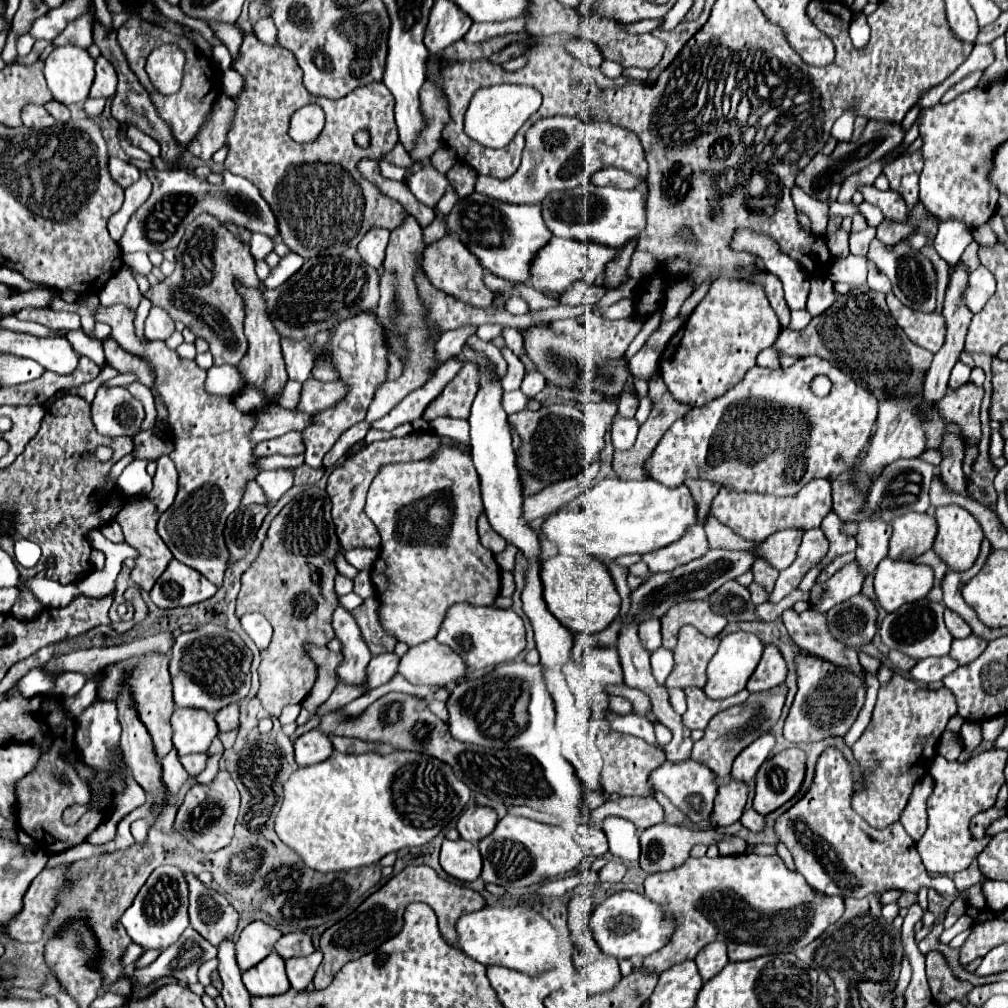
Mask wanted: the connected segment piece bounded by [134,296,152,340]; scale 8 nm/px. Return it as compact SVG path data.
M142 296L140 304L136 310L136 318L134 320L134 325L136 326L136 334L141 340L146 340L144 336L144 323L149 314L152 304L148 299Z

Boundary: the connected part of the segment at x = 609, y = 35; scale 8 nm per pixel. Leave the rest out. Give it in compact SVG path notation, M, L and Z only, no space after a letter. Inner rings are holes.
M608 20L604 24L596 22L594 30L588 30L588 34L596 34L594 38L588 36L592 42L602 46L604 58L618 62L622 68L638 66L644 70L654 68L662 54L664 54L664 42L654 38L652 34L638 34L632 40L624 40L626 34L620 34L618 26L608 26ZM604 32L604 34L602 34ZM604 36L604 38L602 38Z

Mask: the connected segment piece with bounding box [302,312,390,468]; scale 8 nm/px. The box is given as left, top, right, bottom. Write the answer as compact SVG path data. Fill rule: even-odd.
M376 312L356 314L330 330L326 350L316 352L314 362L332 358L332 364L338 370L340 382L344 382L348 386L348 398L344 398L344 402L336 402L336 406L332 406L332 410L322 410L320 414L310 414L310 424L302 430L302 440L304 440L304 448L306 448L304 462L308 466L320 468L324 454L336 444L336 440L342 436L342 432L346 432L350 426L364 420L366 410L372 402L372 394L376 394L376 386L384 384L384 380L386 380L388 354L390 354L388 336L386 336L386 330L380 324Z

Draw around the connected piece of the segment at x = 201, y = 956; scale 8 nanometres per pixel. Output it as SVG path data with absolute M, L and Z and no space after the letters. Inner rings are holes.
M194 928L184 930L178 942L168 946L150 966L132 972L132 982L150 984L156 978L172 976L184 984L196 982L196 970L200 964L216 956L216 948L202 938Z

